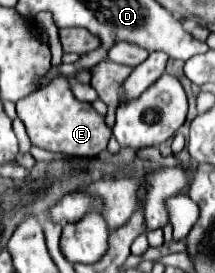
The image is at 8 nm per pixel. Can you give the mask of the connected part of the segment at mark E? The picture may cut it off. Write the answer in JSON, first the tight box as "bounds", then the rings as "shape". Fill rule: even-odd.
{"bounds":[16,78,112,156],"shape":[[[54,78],[48,86],[28,94],[16,104],[16,112],[26,126],[30,142],[50,152],[62,152],[70,156],[98,156],[102,150],[106,150],[106,144],[112,136],[104,116],[100,116],[92,106],[84,106],[80,100],[76,100],[68,78]]]}

